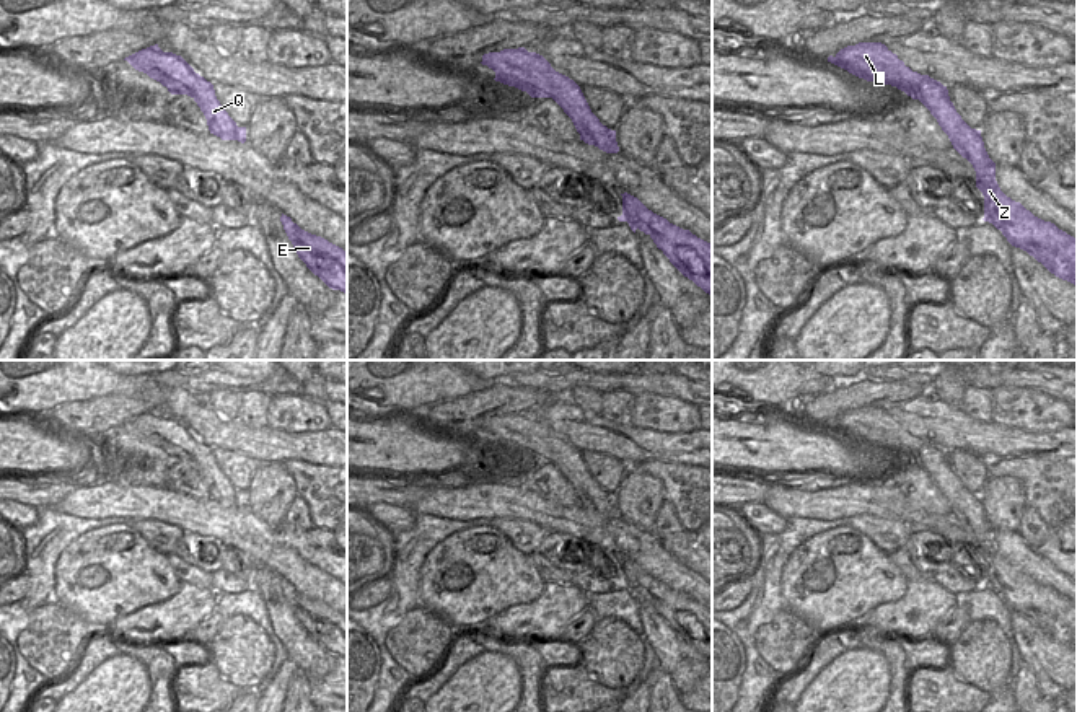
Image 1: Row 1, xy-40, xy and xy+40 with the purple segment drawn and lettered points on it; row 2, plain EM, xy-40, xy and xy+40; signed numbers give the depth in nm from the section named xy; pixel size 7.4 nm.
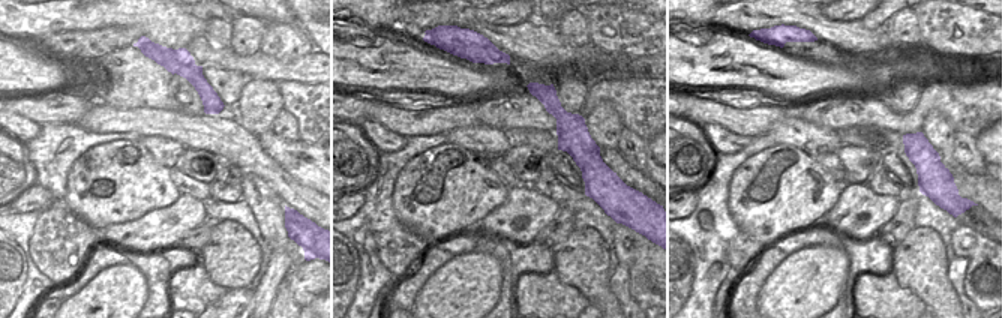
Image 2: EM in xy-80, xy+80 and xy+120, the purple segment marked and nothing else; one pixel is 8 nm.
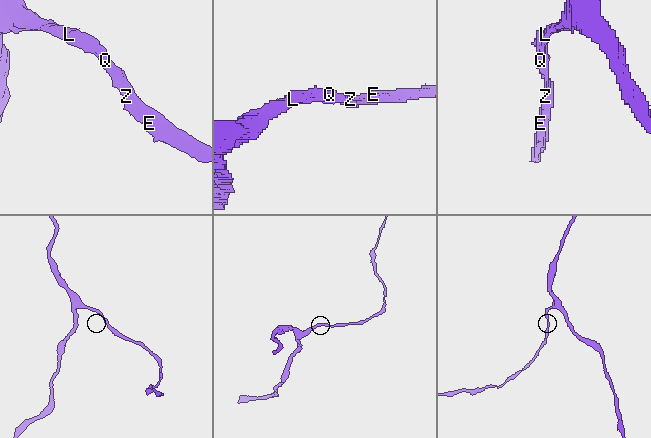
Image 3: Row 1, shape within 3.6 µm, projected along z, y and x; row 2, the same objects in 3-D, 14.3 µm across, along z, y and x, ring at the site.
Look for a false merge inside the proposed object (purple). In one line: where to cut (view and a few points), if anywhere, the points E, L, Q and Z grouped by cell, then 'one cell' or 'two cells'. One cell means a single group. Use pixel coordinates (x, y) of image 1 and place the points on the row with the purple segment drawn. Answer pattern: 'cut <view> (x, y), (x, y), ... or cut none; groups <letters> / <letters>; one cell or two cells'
cut none; groups E L Q Z; one cell

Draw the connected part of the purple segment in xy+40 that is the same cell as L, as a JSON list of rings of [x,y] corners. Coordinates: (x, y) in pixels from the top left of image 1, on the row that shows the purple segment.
[[[859,42],[841,49],[828,62],[878,85],[891,85],[919,99],[948,135],[953,148],[976,171],[976,187],[984,196],[984,222],[992,223],[1007,241],[1026,251],[1051,274],[1077,285],[1077,240],[1007,197],[996,181],[981,130],[971,129],[956,112],[948,90],[929,75],[912,72],[881,42]]]

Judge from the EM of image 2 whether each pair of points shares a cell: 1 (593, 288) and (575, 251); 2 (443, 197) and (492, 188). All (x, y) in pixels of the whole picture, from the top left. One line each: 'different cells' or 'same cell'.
1: same cell
2: same cell

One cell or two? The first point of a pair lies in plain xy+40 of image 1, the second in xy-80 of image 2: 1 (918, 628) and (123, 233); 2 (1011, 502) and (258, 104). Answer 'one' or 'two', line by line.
1: one
2: one

